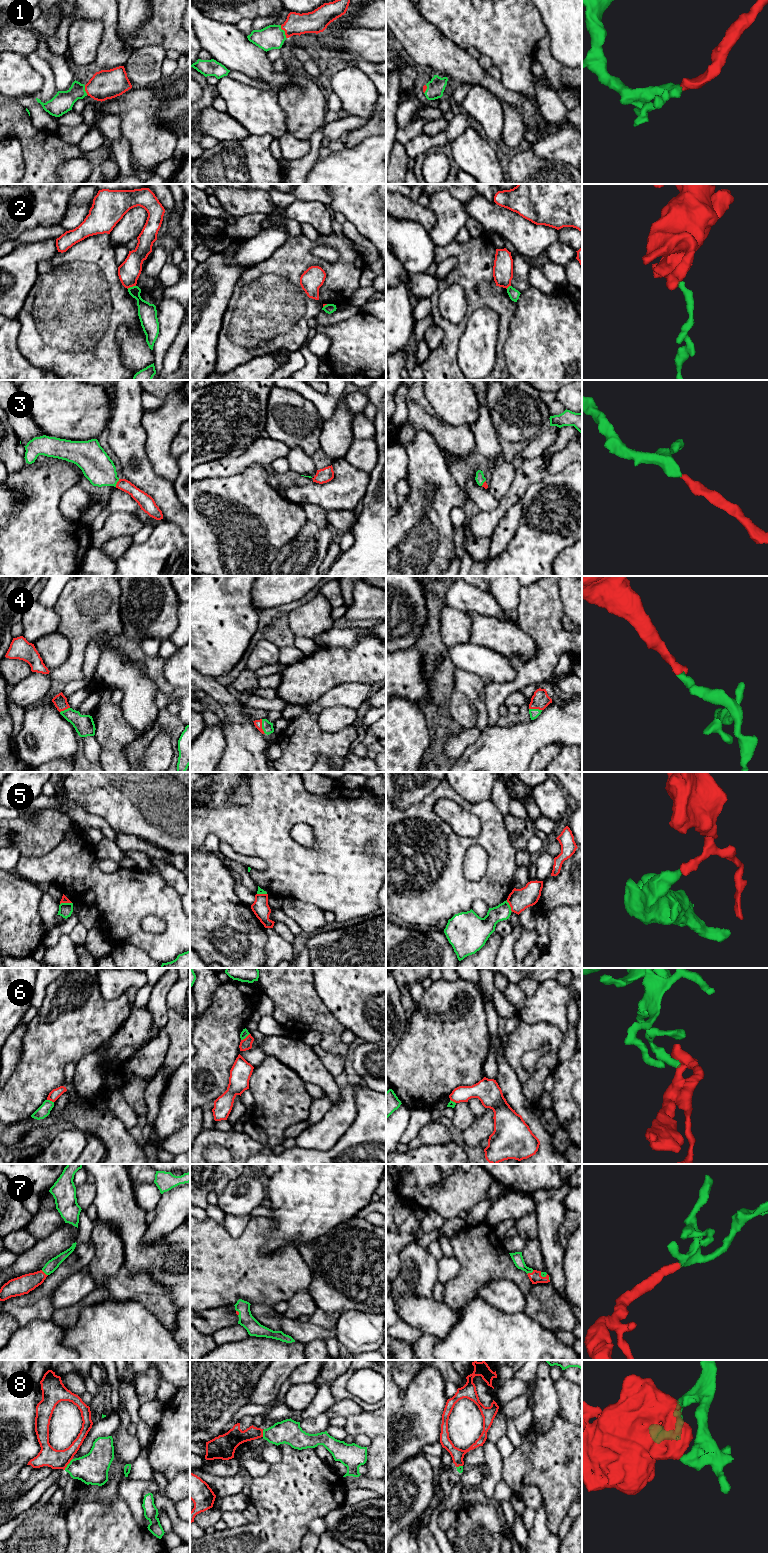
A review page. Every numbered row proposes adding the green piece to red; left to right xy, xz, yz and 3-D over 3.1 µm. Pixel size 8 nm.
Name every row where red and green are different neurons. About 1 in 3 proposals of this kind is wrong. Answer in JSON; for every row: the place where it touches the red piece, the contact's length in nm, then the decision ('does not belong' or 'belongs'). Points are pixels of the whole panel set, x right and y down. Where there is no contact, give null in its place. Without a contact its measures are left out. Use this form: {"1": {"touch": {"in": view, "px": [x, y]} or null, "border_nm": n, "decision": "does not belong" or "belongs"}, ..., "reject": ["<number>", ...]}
{"1": {"touch": {"in": "xz", "px": [285, 32]}, "border_nm": 120, "decision": "belongs"}, "2": {"touch": {"in": "xy", "px": [131, 286]}, "border_nm": 80, "decision": "does not belong"}, "3": {"touch": {"in": "xy", "px": [117, 483]}, "border_nm": 70, "decision": "belongs"}, "4": {"touch": {"in": "xz", "px": [261, 726]}, "border_nm": 120, "decision": "belongs"}, "5": {"touch": {"in": "yz", "px": [510, 906]}, "border_nm": 110, "decision": "does not belong"}, "6": {"touch": {"in": "xz", "px": [246, 1037]}, "border_nm": 90, "decision": "does not belong"}, "7": {"touch": {"in": "yz", "px": [530, 1273]}, "border_nm": 70, "decision": "belongs"}, "8": {"touch": {"in": "xy", "px": [68, 1463]}, "border_nm": 120, "decision": "does not belong"}, "reject": ["2", "5", "6", "8"]}

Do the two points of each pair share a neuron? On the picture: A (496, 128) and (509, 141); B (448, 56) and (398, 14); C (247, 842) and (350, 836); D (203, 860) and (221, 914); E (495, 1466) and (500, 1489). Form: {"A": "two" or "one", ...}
{"A": "two", "B": "one", "C": "one", "D": "one", "E": "two"}

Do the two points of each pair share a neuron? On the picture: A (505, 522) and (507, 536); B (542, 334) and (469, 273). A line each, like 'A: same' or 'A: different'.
A: same
B: different

